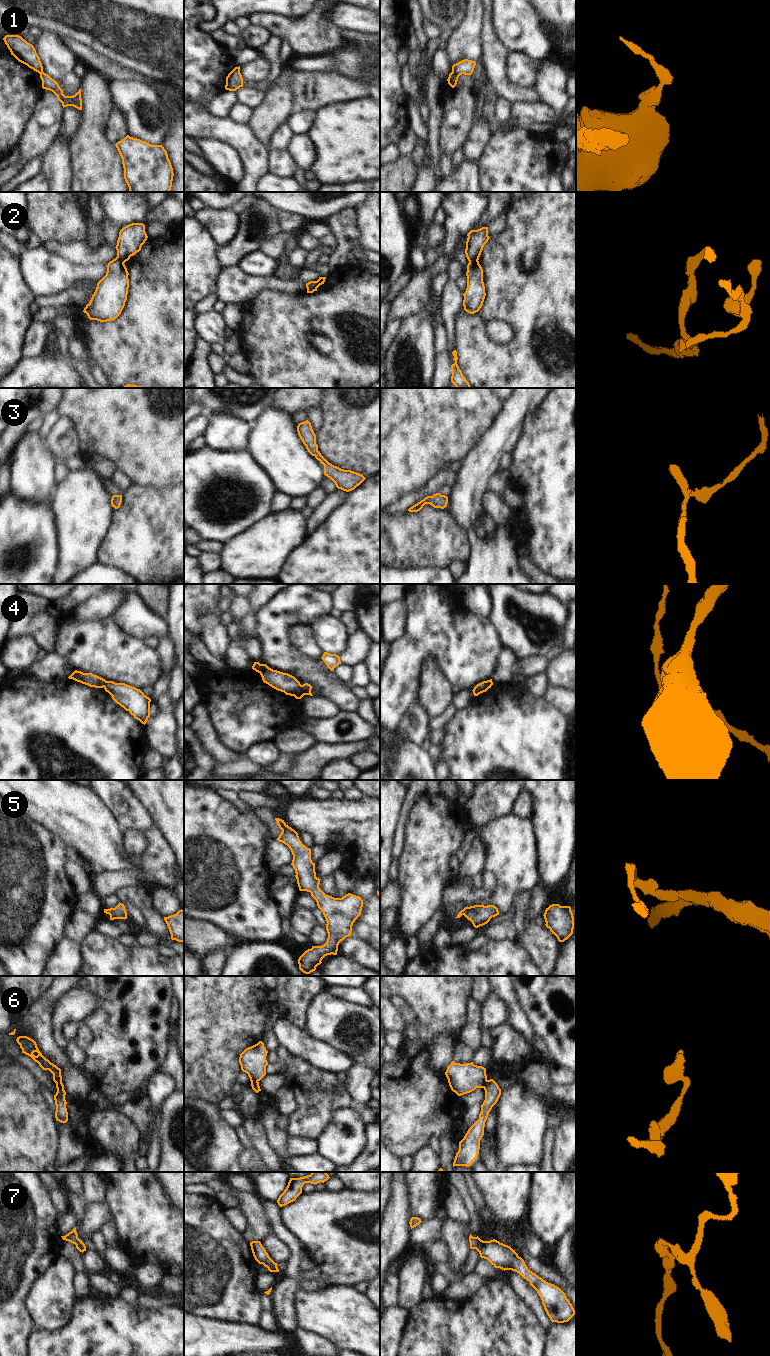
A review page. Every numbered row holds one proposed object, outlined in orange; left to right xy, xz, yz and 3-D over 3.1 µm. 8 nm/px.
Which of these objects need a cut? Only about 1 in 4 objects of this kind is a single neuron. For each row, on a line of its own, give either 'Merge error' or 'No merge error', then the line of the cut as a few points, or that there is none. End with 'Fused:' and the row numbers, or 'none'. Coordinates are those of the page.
1: Merge error. Split along yz (452, 71), (458, 76)
2: Merge error. Split along yz (477, 260), (469, 262)
3: No merge error. No split
4: Merge error. Split along xz (300, 685), (304, 694)
5: No merge error. No split
6: Merge error. Split along yz (487, 1080), (483, 1087)
7: No merge error. No split
Fused: 1, 2, 4, 6

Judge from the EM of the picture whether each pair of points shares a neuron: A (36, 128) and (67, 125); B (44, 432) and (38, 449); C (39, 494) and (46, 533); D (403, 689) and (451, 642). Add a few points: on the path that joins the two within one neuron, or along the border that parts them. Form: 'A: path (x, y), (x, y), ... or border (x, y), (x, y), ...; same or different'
A: border (63, 108), (60, 130), (58, 132); different
B: border (37, 432), (46, 439); different
C: border (17, 498), (29, 502), (50, 501); different
D: path (405, 674), (436, 643); same

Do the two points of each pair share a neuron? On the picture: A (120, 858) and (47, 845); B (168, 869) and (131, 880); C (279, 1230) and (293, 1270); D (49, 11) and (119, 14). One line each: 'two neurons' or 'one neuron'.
A: two neurons
B: one neuron
C: one neuron
D: one neuron

